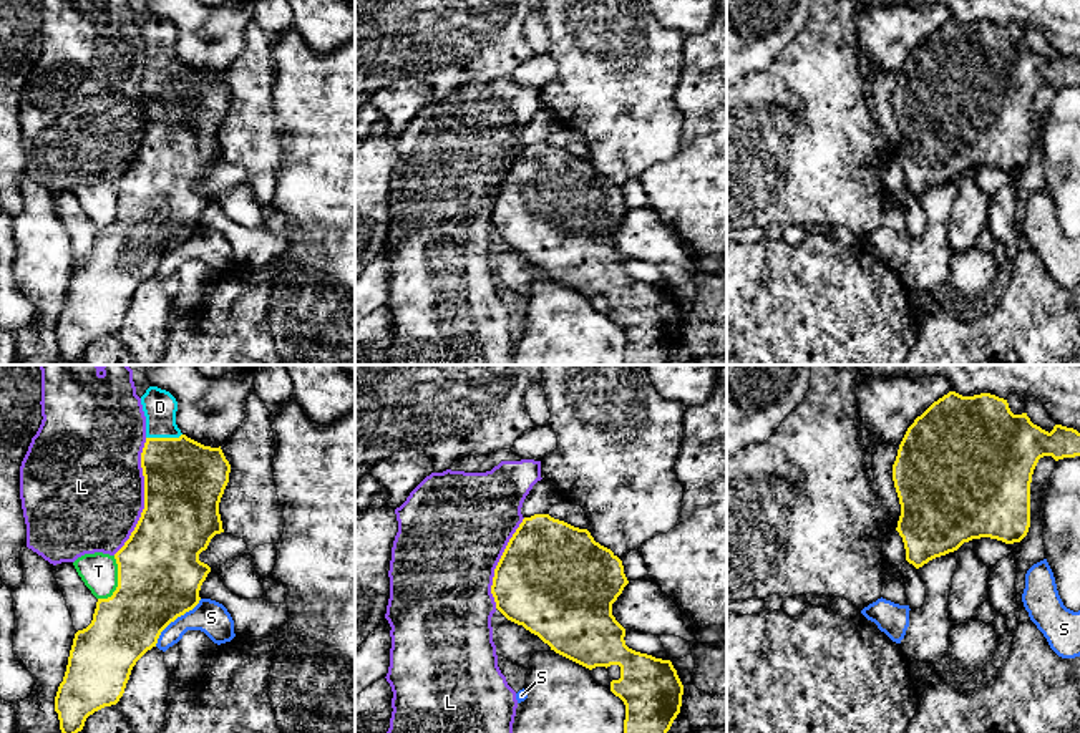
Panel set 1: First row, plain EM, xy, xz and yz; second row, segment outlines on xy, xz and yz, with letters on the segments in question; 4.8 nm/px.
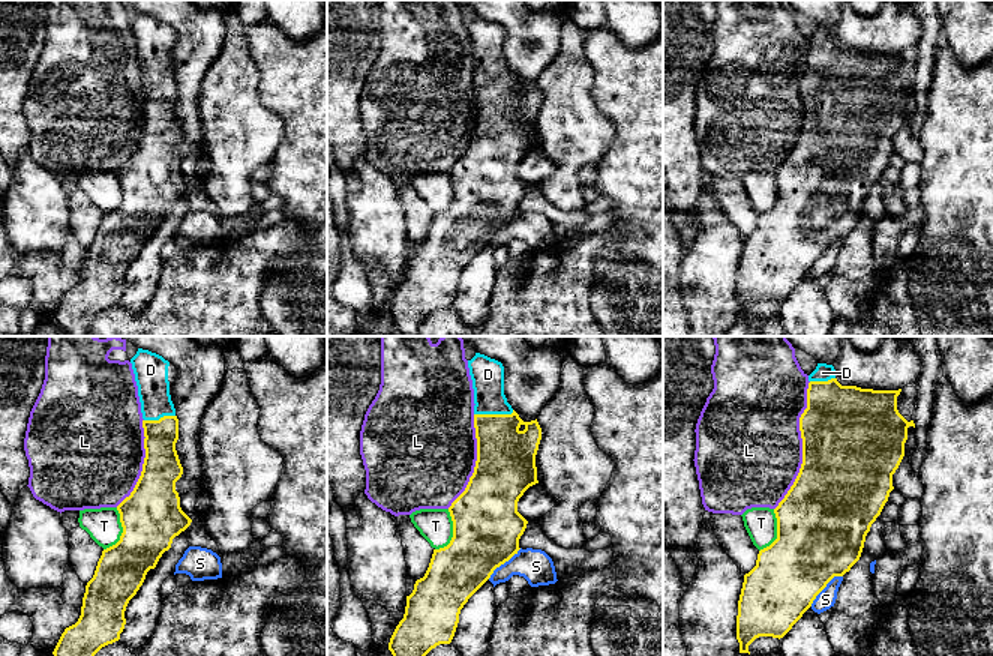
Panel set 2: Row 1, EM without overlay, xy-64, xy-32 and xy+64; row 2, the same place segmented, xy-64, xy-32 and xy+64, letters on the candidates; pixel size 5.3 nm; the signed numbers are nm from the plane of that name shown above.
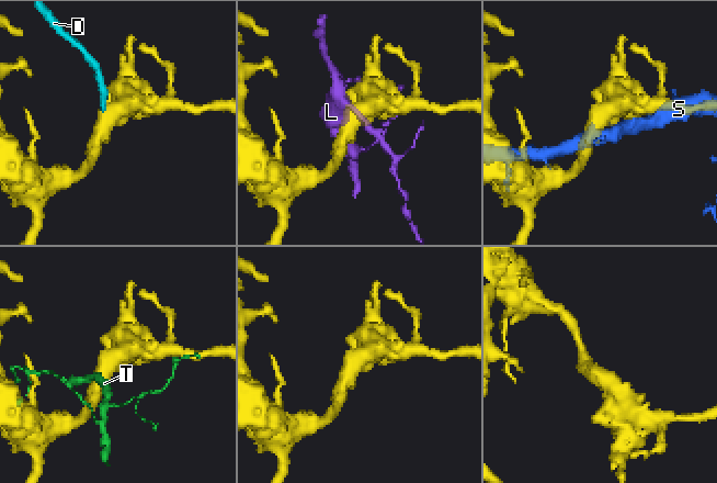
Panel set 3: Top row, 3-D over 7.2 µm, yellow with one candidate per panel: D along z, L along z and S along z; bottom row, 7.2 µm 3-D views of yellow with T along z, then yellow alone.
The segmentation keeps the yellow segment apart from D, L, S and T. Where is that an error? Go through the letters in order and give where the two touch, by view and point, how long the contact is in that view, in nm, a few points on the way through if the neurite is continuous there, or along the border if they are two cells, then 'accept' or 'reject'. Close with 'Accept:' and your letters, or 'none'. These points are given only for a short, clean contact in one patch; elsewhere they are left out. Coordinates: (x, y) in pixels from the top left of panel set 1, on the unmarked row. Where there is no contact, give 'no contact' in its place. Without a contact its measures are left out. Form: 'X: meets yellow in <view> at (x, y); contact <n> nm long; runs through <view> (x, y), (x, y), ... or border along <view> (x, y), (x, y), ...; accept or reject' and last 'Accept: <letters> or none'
D: meets yellow in xy at (163, 67); contact 180 nm long; runs through xy (184, 108), (170, 88), (163, 67), (160, 35); accept
L: meets yellow in xy at (145, 125); contact 600 nm long; reject
S: meets yellow in xy at (175, 247); contact 320 nm long; reject
T: meets yellow in xy at (118, 211); contact 240 nm long; reject
Accept: D

